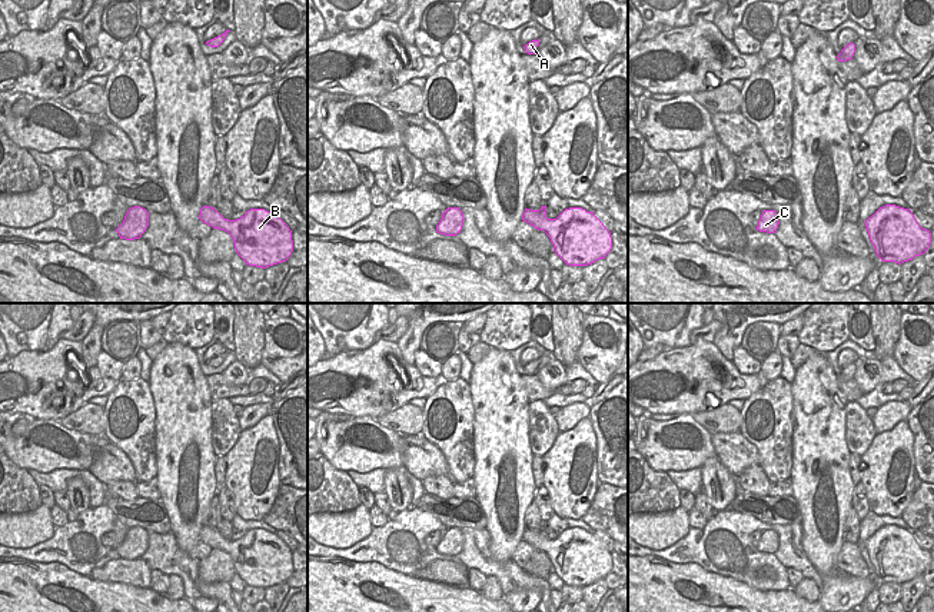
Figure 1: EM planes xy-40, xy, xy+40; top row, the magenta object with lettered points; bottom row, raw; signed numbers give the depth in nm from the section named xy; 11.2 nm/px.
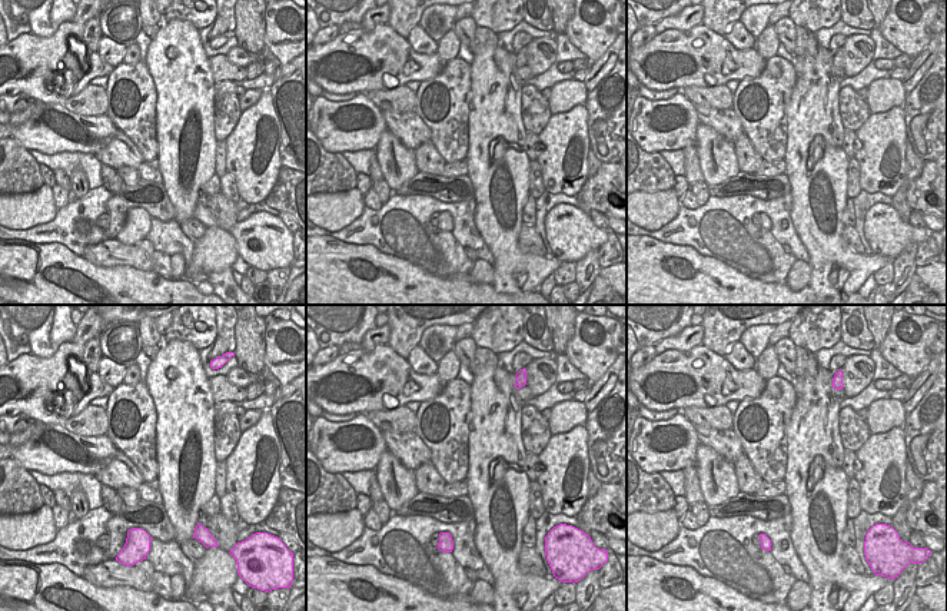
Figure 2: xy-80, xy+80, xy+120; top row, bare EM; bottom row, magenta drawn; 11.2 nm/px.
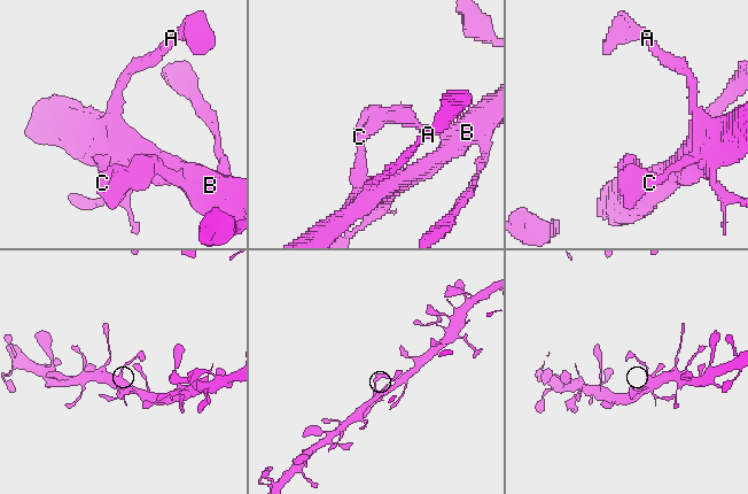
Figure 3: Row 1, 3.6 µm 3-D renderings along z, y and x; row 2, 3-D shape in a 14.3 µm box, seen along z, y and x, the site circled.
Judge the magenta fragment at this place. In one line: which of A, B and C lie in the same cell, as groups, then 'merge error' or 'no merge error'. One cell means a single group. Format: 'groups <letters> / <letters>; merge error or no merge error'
groups A B C; no merge error

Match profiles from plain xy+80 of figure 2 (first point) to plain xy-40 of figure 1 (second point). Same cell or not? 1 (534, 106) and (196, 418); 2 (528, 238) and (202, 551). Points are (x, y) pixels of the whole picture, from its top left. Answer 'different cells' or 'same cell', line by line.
1: different cells
2: same cell

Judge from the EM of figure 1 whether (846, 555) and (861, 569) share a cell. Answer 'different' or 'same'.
same

